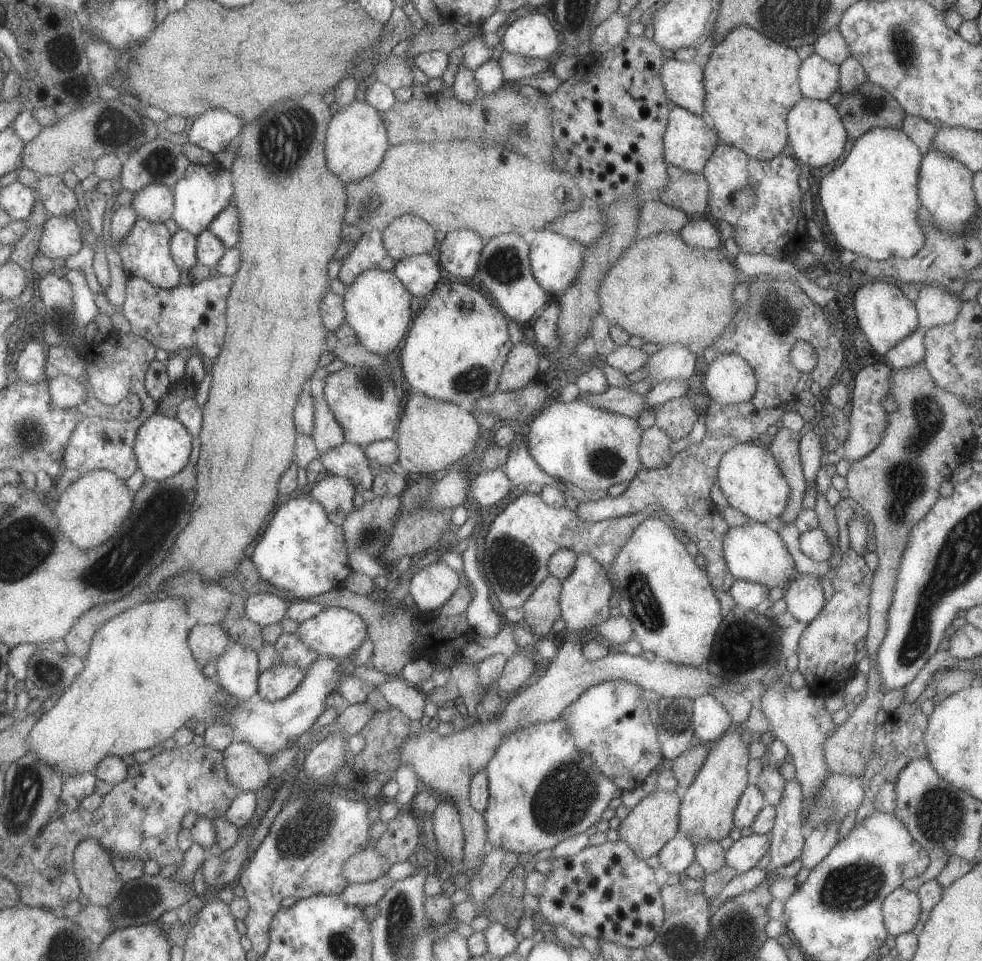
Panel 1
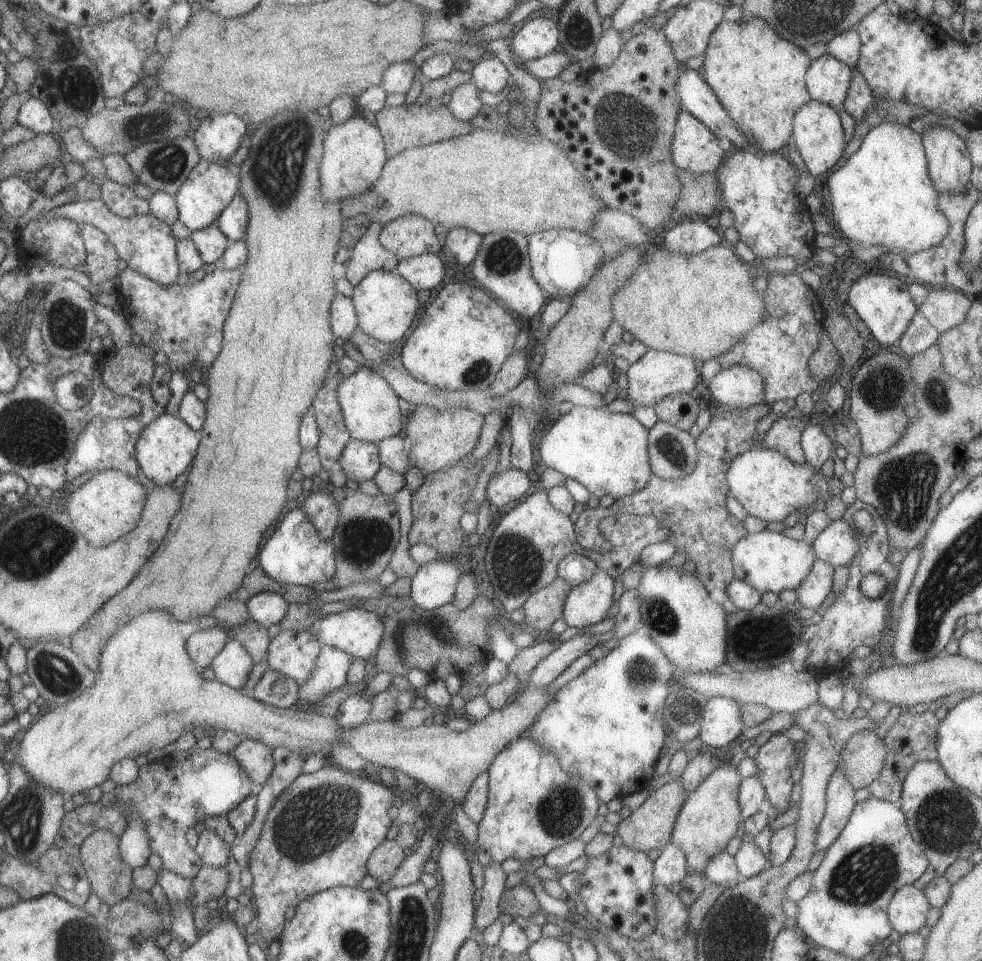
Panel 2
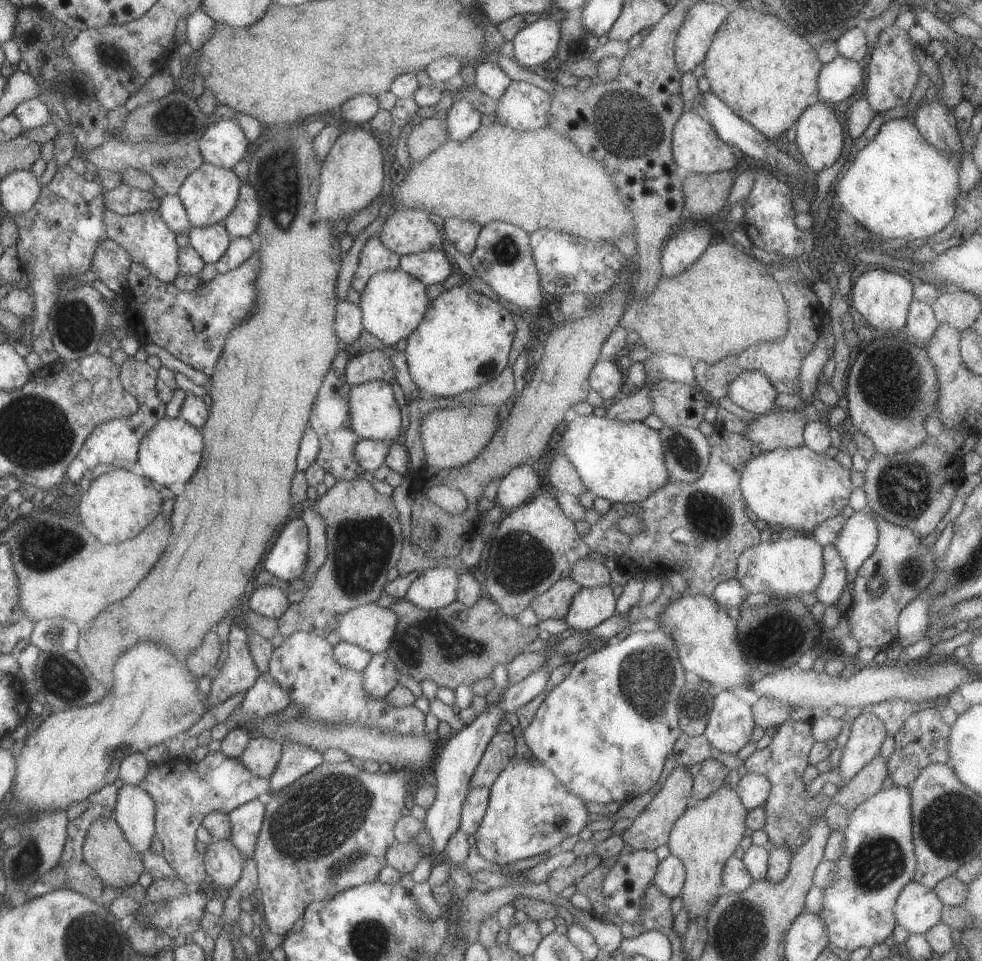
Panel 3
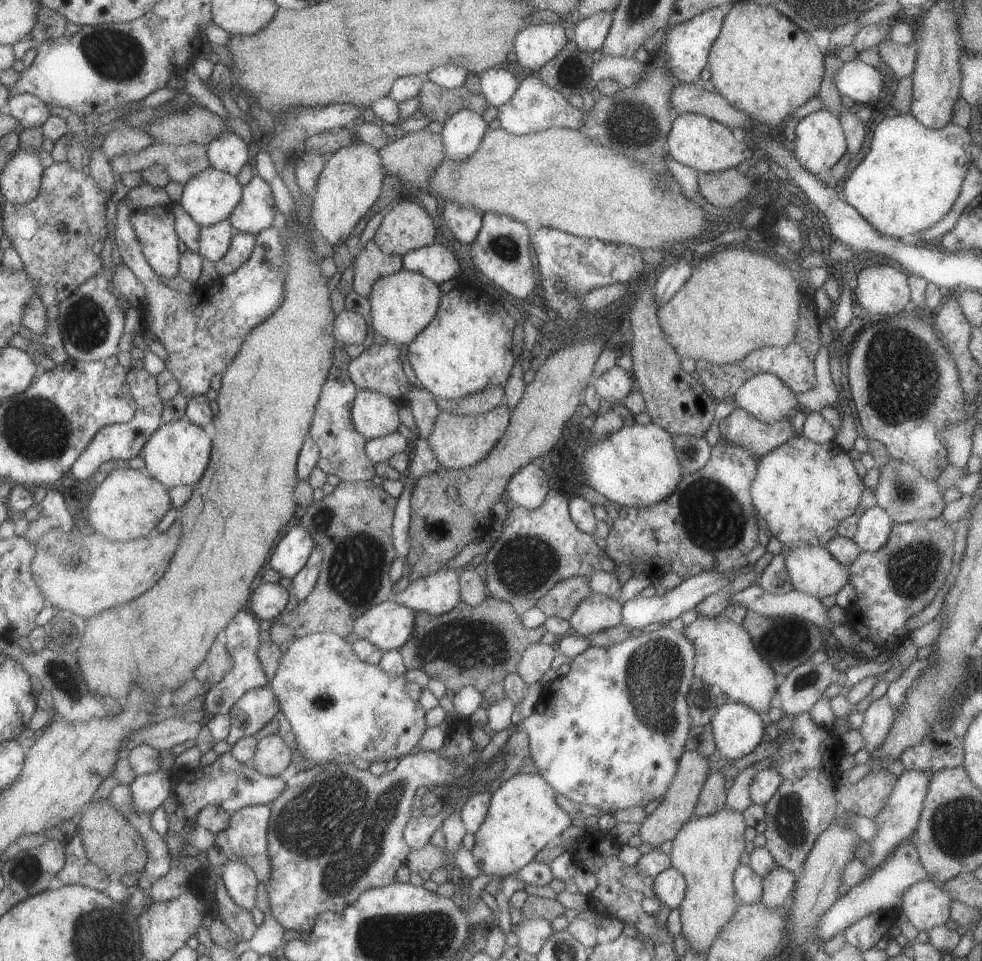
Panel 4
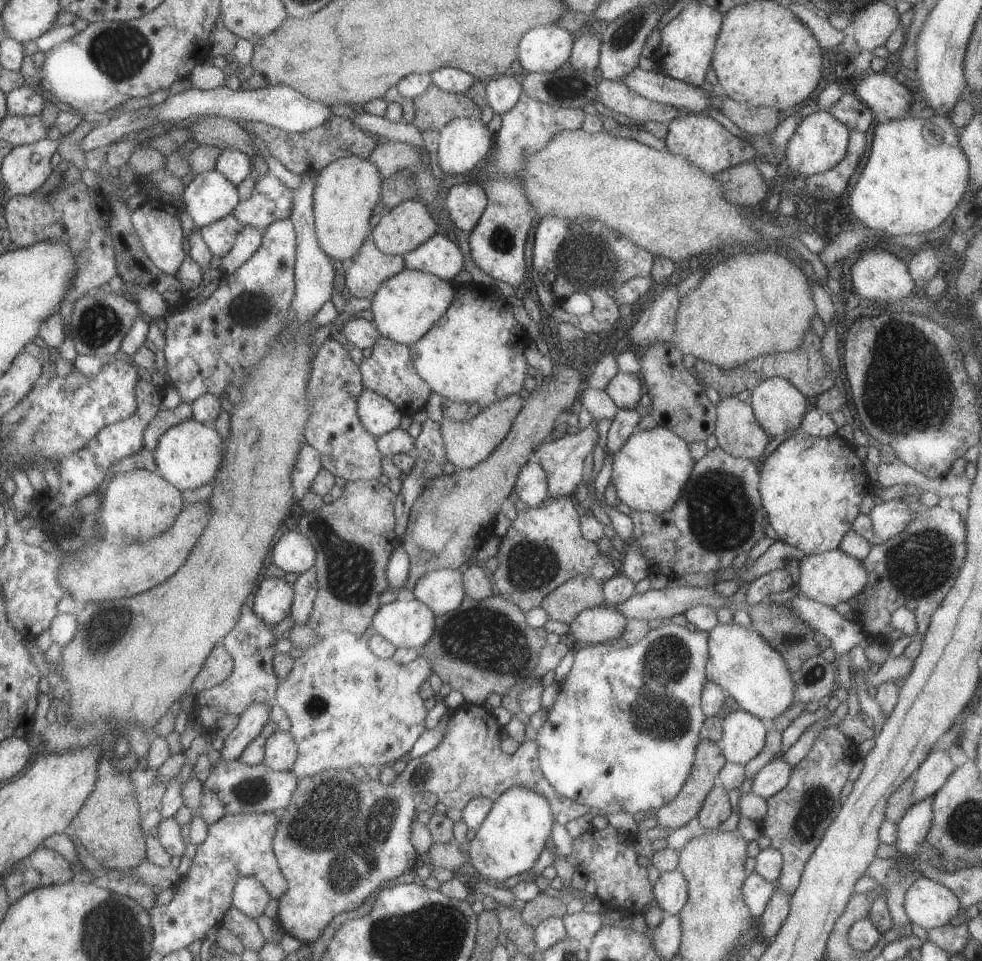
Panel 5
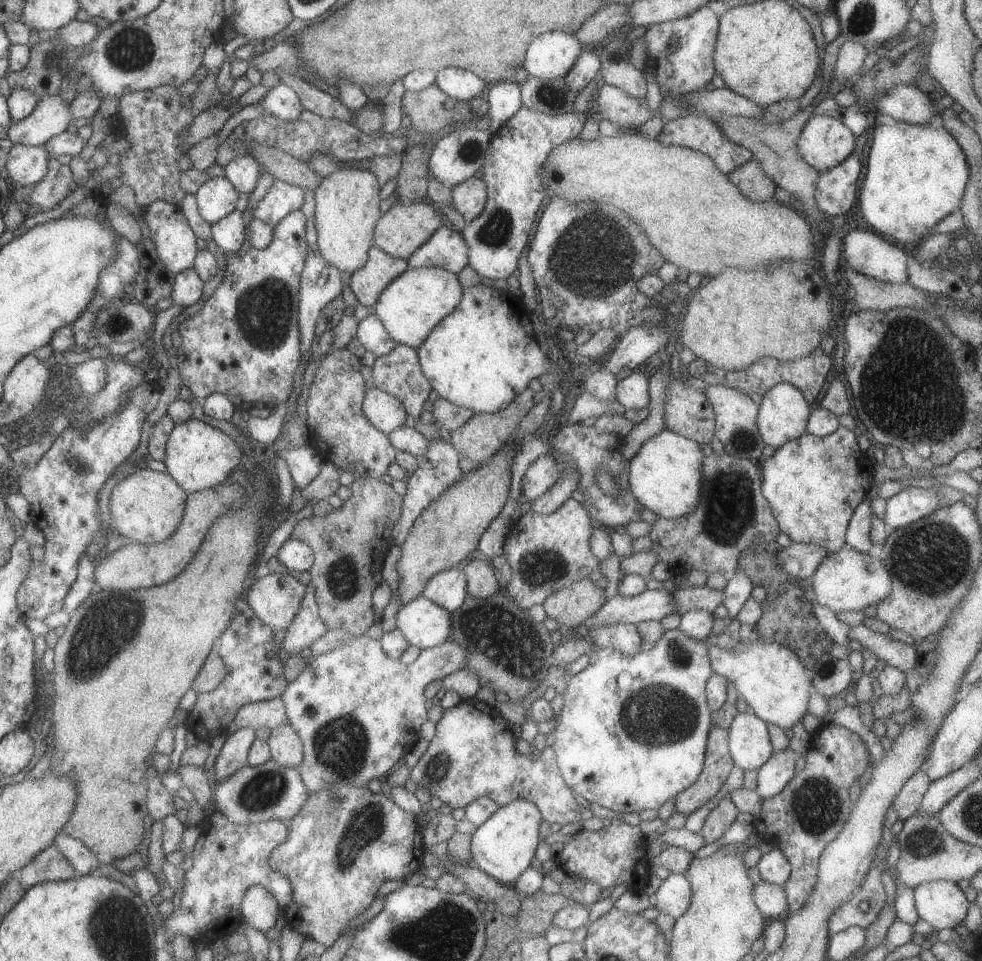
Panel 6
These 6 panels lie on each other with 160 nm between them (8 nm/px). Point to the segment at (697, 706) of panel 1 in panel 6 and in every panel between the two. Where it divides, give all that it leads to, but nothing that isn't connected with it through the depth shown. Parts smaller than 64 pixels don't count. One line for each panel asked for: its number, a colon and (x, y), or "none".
2: (721, 722)
3: (730, 722)
4: (737, 729)
5: (743, 734)
6: (748, 743)

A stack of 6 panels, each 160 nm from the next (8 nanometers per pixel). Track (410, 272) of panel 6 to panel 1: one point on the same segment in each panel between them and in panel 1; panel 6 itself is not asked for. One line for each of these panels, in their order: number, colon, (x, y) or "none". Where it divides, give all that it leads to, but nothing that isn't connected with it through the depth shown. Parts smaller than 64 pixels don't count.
1: (376, 304)
2: (385, 304)
3: (392, 303)
4: (402, 304)
5: (405, 306)

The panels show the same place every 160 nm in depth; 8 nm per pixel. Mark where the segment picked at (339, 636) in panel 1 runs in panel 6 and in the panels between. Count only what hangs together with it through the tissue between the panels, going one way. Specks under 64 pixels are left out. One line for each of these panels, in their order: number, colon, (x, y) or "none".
2: (358, 632)
3: (370, 626)
4: (388, 625)
5: (406, 624)
6: (423, 624)

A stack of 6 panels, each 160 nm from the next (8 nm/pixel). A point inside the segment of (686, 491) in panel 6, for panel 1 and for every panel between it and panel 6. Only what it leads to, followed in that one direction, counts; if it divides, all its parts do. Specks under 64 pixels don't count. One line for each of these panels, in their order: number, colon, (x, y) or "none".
1: (590, 448)
2: (606, 452)
3: (623, 462)
4: (636, 466)
5: (649, 472)

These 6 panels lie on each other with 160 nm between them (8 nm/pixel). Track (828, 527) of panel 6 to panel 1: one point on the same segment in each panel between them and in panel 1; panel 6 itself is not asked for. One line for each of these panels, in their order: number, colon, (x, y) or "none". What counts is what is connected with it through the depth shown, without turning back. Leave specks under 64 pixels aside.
1: (748, 477)
2: (769, 486)
3: (797, 488)
4: (802, 490)
5: (810, 487)

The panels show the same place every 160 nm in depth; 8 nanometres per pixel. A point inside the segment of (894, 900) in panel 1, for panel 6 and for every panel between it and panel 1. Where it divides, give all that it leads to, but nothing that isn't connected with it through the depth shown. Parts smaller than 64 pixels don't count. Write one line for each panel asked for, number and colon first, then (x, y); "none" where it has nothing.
2: (906, 910)
3: (917, 908)
4: (925, 904)
5: (927, 903)
6: (941, 904)

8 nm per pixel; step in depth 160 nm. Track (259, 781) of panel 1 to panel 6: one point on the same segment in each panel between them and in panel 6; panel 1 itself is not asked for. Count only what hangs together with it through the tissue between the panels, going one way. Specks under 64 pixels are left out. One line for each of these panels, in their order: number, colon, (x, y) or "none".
2: (255, 758)
3: (261, 755)
4: (272, 755)
5: (280, 751)
6: (285, 749)

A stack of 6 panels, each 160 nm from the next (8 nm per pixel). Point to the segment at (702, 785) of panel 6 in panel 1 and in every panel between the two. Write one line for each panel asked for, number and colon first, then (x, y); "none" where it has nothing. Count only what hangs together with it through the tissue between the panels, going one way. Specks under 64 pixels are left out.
1: (653, 821)
2: (649, 826)
3: (651, 828)
4: (675, 807)
5: (708, 760)

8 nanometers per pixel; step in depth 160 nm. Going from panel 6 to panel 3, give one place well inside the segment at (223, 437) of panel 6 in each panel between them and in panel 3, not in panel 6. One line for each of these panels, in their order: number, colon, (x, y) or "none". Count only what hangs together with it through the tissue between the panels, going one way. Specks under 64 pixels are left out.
3: (169, 452)
4: (176, 454)
5: (187, 455)

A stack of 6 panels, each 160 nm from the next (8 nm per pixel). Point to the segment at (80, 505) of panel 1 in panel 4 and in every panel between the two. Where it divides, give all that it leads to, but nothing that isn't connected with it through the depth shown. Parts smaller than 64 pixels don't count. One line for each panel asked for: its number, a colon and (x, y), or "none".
2: (108, 505)
3: (117, 506)
4: (127, 504)

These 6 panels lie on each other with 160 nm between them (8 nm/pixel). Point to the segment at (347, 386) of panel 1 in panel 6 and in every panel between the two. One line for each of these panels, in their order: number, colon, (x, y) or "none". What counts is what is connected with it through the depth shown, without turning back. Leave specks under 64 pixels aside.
2: (368, 404)
3: (374, 415)
4: (373, 415)
5: (378, 416)
6: (384, 412)

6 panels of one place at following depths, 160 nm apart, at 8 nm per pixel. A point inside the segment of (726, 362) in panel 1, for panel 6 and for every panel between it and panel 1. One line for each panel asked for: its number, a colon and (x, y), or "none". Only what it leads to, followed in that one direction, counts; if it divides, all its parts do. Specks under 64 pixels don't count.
2: (738, 387)
3: (752, 391)
4: (764, 396)
5: (778, 407)
6: (782, 413)

